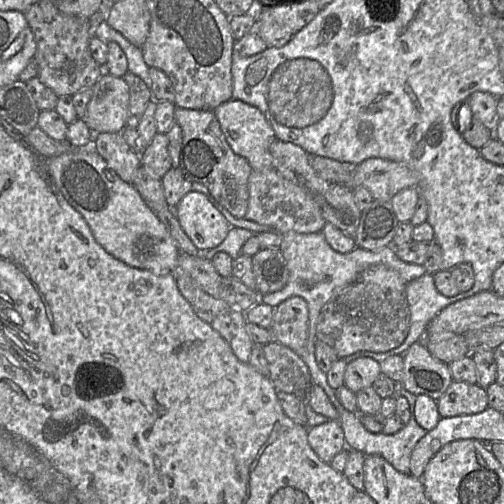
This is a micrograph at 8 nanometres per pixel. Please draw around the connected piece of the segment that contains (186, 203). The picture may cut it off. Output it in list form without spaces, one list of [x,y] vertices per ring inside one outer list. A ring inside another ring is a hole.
[[[188,192],[174,213],[183,231],[201,252],[220,245],[233,227],[201,192]]]

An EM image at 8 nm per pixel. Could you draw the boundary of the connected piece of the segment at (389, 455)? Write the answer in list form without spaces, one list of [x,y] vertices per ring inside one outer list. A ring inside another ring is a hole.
[[[333,400],[330,401],[338,411],[338,421],[344,432],[346,448],[358,450],[364,455],[379,455],[388,461],[397,471],[402,473],[410,472],[411,453],[417,442],[427,432],[417,423],[414,411],[412,411],[409,422],[396,433],[372,433],[363,426],[358,412],[349,412],[343,406],[337,406]]]

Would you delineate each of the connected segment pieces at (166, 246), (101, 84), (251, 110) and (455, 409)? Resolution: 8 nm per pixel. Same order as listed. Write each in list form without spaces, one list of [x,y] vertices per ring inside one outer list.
[[[77,147],[47,159],[54,185],[87,222],[96,242],[125,264],[155,275],[175,272],[180,250],[164,224],[143,200],[137,189],[123,181],[92,147]]]
[[[103,72],[92,87],[84,121],[93,132],[121,133],[126,127],[129,109],[129,88],[123,77]]]
[[[230,99],[213,112],[233,152],[245,158],[252,170],[262,171],[273,167],[270,145],[276,139],[275,133],[265,115],[258,108],[240,100]]]
[[[454,380],[436,401],[442,418],[481,413],[488,407],[485,389],[478,384]]]

